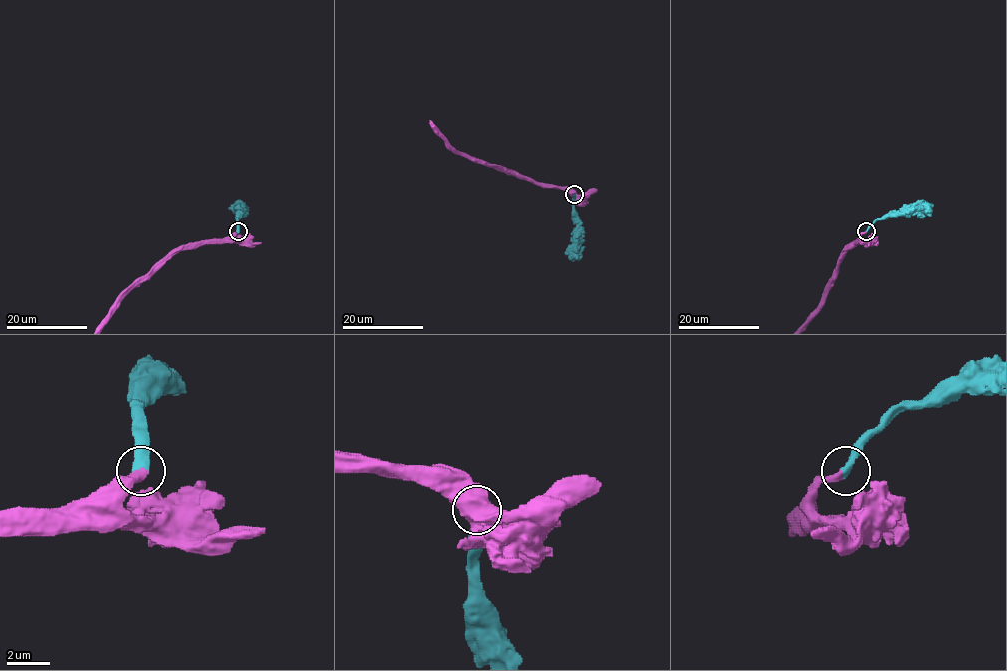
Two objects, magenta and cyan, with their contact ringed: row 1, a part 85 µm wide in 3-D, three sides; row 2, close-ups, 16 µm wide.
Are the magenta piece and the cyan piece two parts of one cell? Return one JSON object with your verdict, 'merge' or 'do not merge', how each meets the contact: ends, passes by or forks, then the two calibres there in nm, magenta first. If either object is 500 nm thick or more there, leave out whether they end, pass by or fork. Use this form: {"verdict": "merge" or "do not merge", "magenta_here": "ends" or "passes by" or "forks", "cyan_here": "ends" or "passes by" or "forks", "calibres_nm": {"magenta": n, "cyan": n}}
{"verdict": "merge", "calibres_nm": {"magenta": 400, "cyan": 500}}

